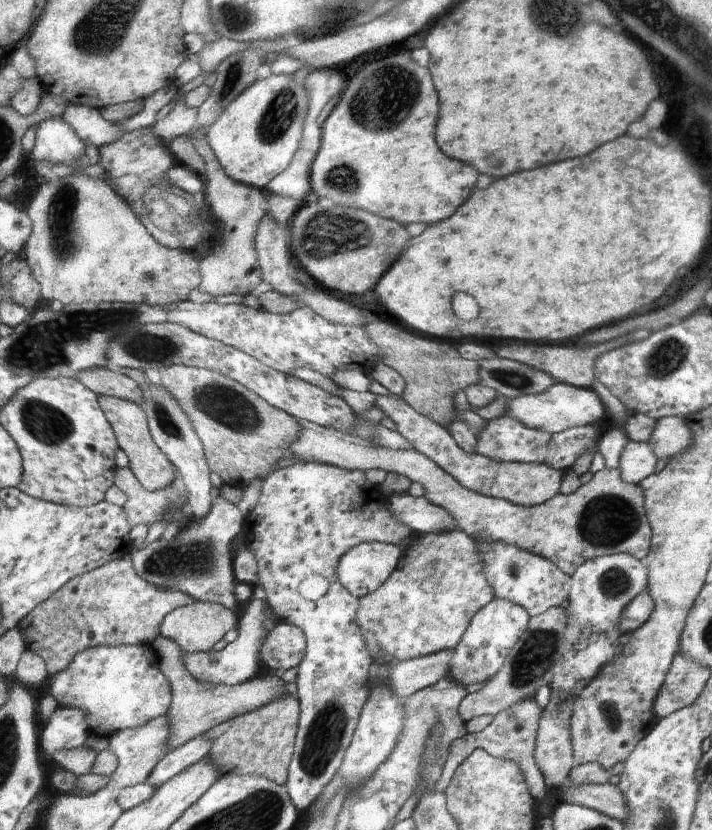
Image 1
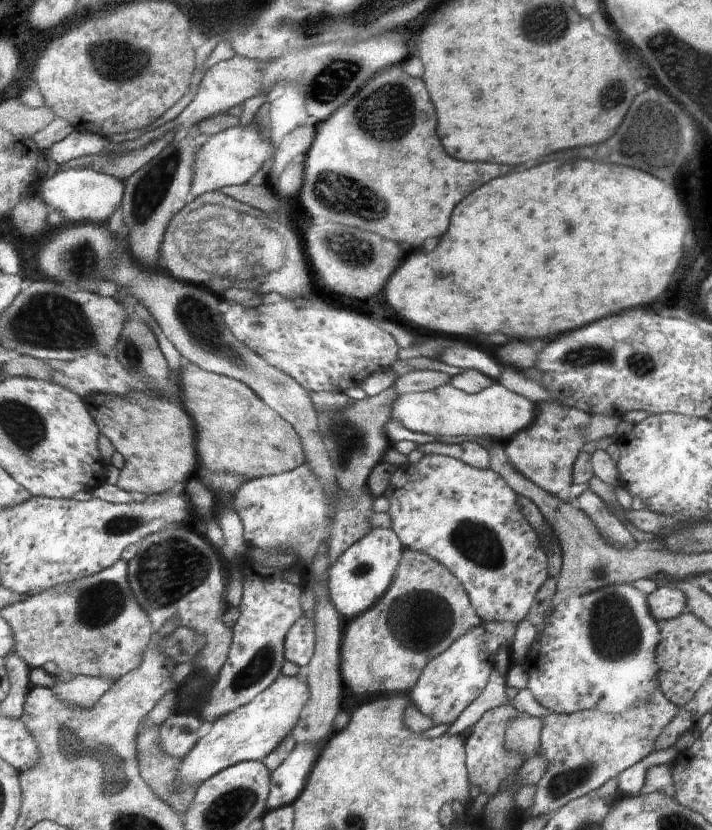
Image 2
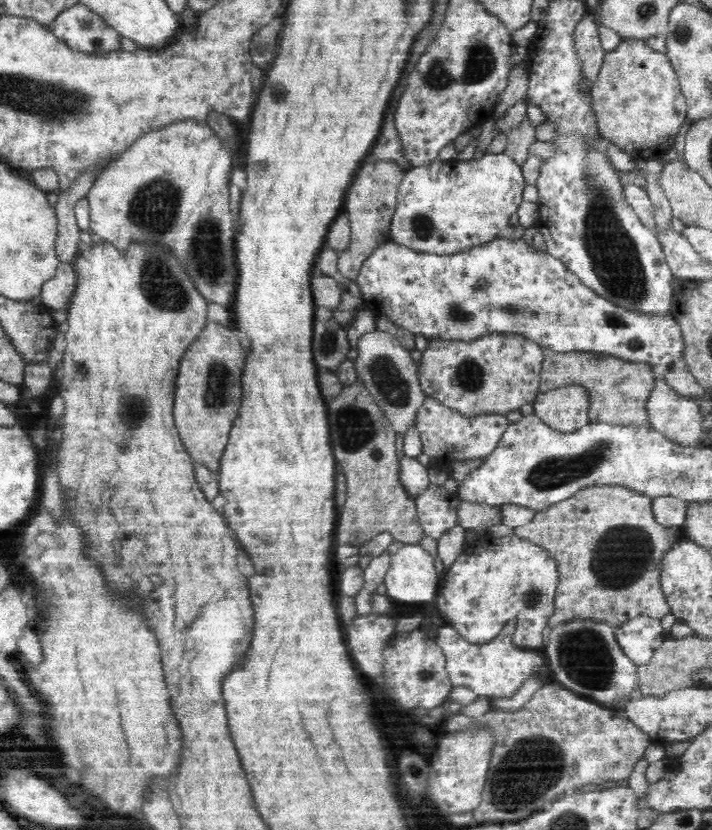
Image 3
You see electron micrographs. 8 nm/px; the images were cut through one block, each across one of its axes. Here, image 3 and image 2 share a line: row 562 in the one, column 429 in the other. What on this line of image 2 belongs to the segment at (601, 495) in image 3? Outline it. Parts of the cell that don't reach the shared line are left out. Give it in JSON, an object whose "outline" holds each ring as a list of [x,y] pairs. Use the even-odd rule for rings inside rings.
{"outline":[[[404,548],[404,557],[392,587],[379,603],[353,619],[344,638],[341,638],[340,677],[345,689],[353,694],[391,694],[390,690],[392,693],[394,690],[396,693],[408,693],[417,686],[424,669],[434,659],[457,643],[466,632],[478,627],[479,615],[464,586],[449,569],[424,552]]]}

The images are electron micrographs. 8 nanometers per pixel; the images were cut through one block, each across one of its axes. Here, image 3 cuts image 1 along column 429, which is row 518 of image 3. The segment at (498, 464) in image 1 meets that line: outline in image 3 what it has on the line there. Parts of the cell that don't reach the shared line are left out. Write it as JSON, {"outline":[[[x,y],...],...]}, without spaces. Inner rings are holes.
{"outline":[[[430,484],[415,498],[417,515],[425,536],[438,540],[449,528],[458,525],[457,494],[448,493],[442,485]]]}

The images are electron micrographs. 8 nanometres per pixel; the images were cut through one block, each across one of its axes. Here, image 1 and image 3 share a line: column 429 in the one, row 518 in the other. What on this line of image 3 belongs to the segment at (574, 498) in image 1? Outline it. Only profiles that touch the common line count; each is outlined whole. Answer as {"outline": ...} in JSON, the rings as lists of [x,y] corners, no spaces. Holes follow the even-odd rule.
{"outline":[[[460,500],[456,504],[455,510],[457,524],[465,529],[474,529],[477,526],[488,528],[501,523],[501,508],[492,507],[488,504]]]}

